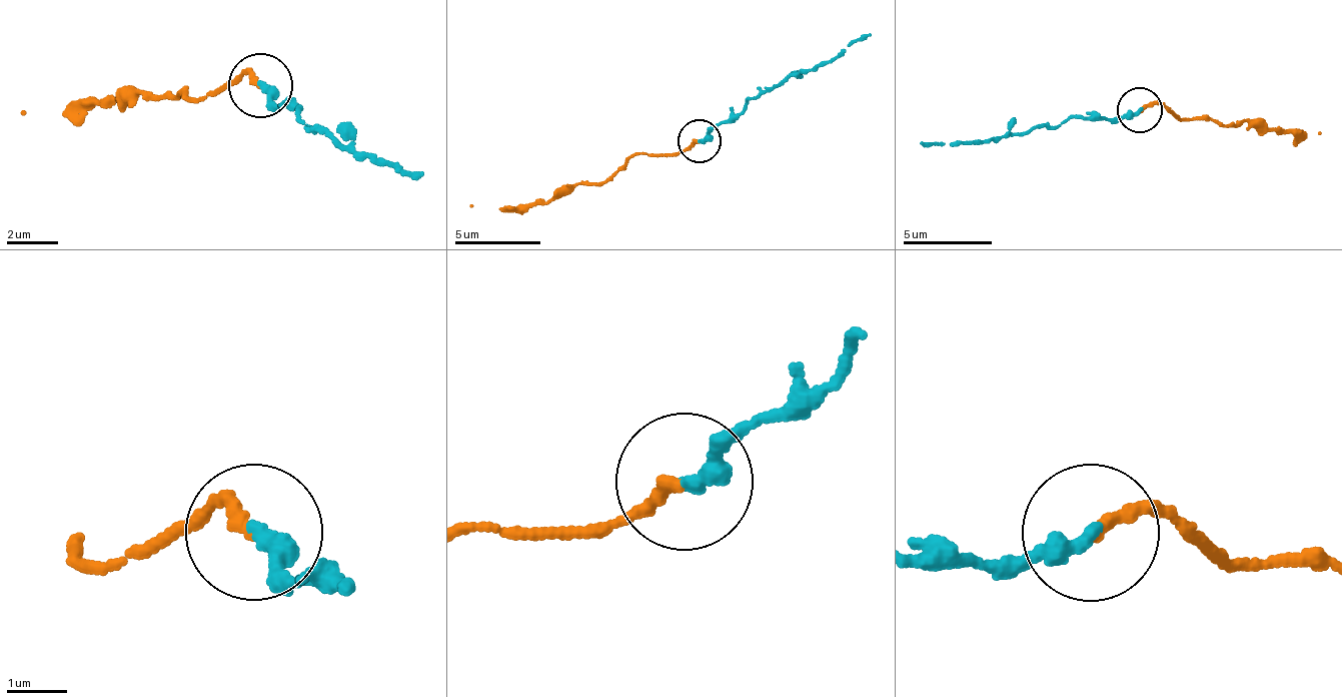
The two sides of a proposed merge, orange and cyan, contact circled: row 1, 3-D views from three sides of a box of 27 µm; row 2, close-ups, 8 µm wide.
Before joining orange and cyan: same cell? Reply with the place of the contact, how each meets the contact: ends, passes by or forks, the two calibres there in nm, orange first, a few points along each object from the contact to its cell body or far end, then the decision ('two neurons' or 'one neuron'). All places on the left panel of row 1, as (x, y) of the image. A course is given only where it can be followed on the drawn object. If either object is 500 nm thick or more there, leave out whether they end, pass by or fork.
place (260, 85); orange ends; cyan ends; calibres 190 and 300 nm; course orange (261, 84), (239, 79), (188, 96), (123, 94), (62, 116), (22, 110); course cyan (261, 84), (275, 104), (299, 109), (319, 134), (422, 177); one neuron

